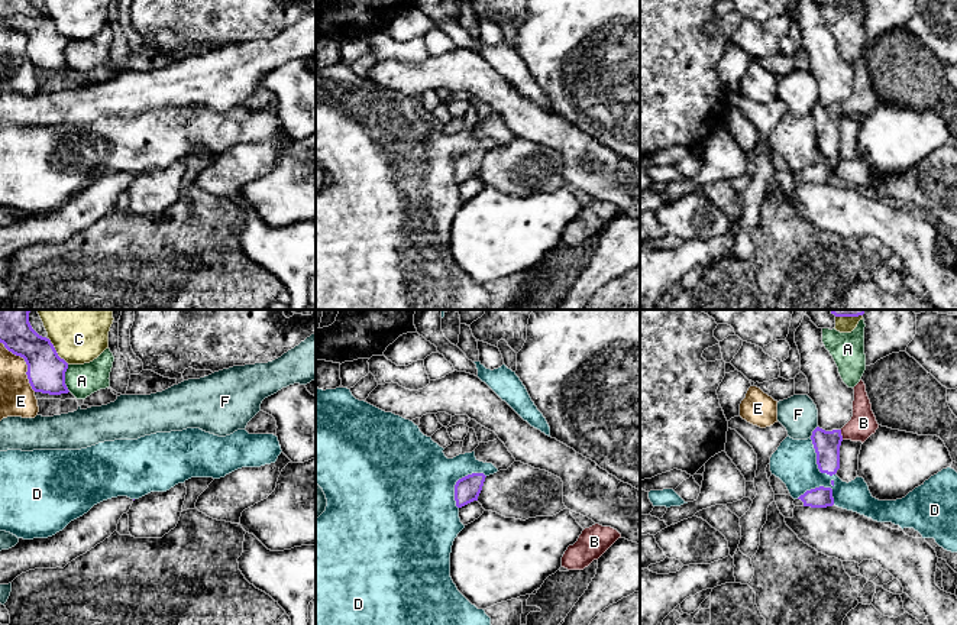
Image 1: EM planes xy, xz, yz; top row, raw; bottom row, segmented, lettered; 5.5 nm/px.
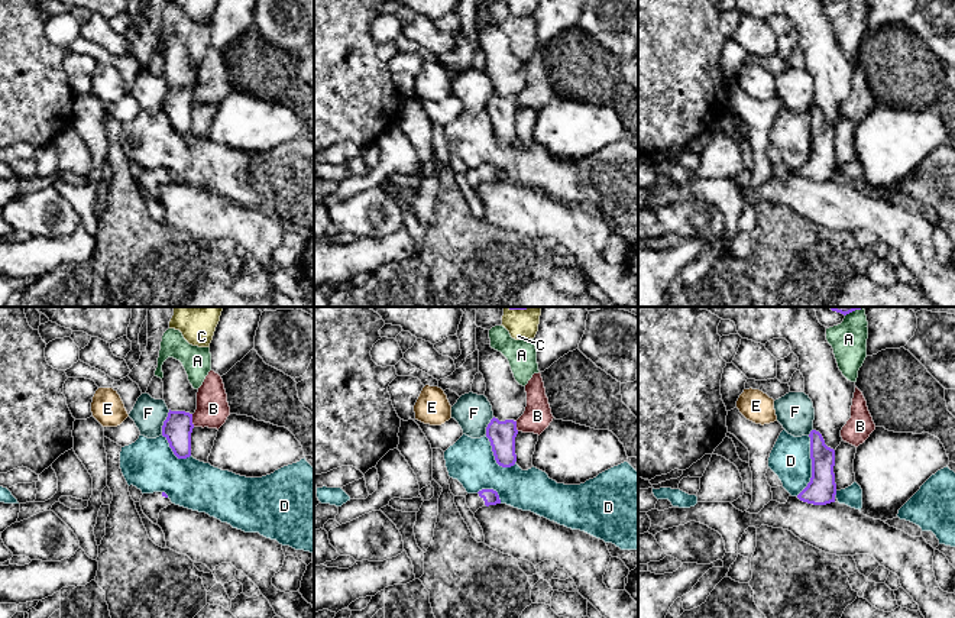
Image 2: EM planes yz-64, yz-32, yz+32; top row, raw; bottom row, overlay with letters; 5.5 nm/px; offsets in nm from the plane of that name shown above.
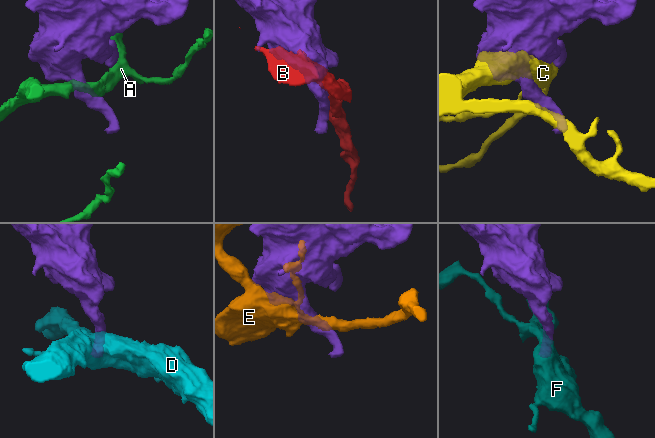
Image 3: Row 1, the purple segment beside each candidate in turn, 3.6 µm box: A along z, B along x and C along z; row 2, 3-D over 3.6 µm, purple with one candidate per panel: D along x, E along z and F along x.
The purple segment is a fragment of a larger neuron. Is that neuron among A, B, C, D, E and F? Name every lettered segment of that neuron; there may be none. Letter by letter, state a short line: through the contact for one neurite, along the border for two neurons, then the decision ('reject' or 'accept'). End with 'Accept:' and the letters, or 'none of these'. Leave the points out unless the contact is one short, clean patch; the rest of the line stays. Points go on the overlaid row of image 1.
A: reject
B: line yz (840, 430), (843, 439); reject
C: reject
D: reject
E: reject
F: line yz (817, 426), (810, 437); reject
Accept: none of these

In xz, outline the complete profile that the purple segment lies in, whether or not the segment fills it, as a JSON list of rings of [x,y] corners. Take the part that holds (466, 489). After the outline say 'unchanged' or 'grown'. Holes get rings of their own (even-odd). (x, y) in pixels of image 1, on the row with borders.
[[[472,473],[456,482],[455,501],[458,508],[462,508],[473,501],[478,501],[485,477],[486,476],[484,473]]] | unchanged

